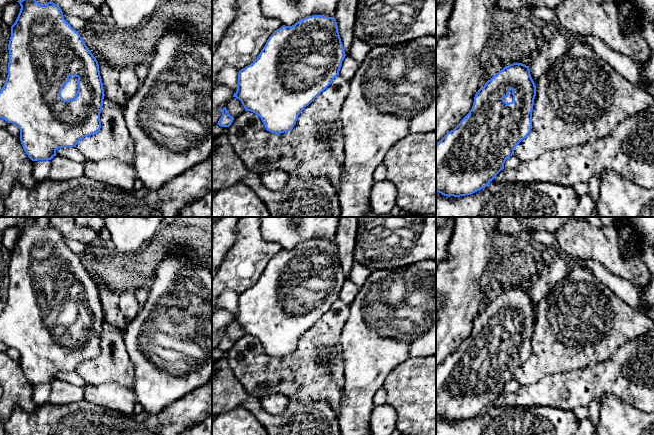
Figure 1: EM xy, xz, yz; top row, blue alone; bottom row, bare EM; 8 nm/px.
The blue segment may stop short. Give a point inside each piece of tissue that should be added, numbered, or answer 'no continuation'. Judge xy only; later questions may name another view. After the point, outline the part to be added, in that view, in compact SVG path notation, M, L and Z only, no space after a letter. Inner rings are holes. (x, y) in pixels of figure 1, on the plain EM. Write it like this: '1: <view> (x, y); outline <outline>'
1: xy (69, 314); outline M70 300L69 303L71 305L65 308L61 315L61 320L64 324L74 322L78 314L78 301Z

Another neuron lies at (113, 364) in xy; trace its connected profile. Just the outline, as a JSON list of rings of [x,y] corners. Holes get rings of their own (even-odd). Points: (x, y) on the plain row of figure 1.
[[[104,320],[100,337],[100,354],[82,362],[76,373],[86,384],[98,385],[116,382],[121,386],[133,389],[134,366],[127,353],[123,333]]]

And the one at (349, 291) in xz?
[[[346,279],[344,284],[342,285],[339,299],[342,300],[345,304],[351,305],[359,291],[359,286],[353,283],[350,279]]]

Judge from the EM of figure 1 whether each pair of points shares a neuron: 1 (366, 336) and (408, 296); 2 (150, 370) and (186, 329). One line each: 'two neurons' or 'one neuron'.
1: one neuron
2: one neuron

